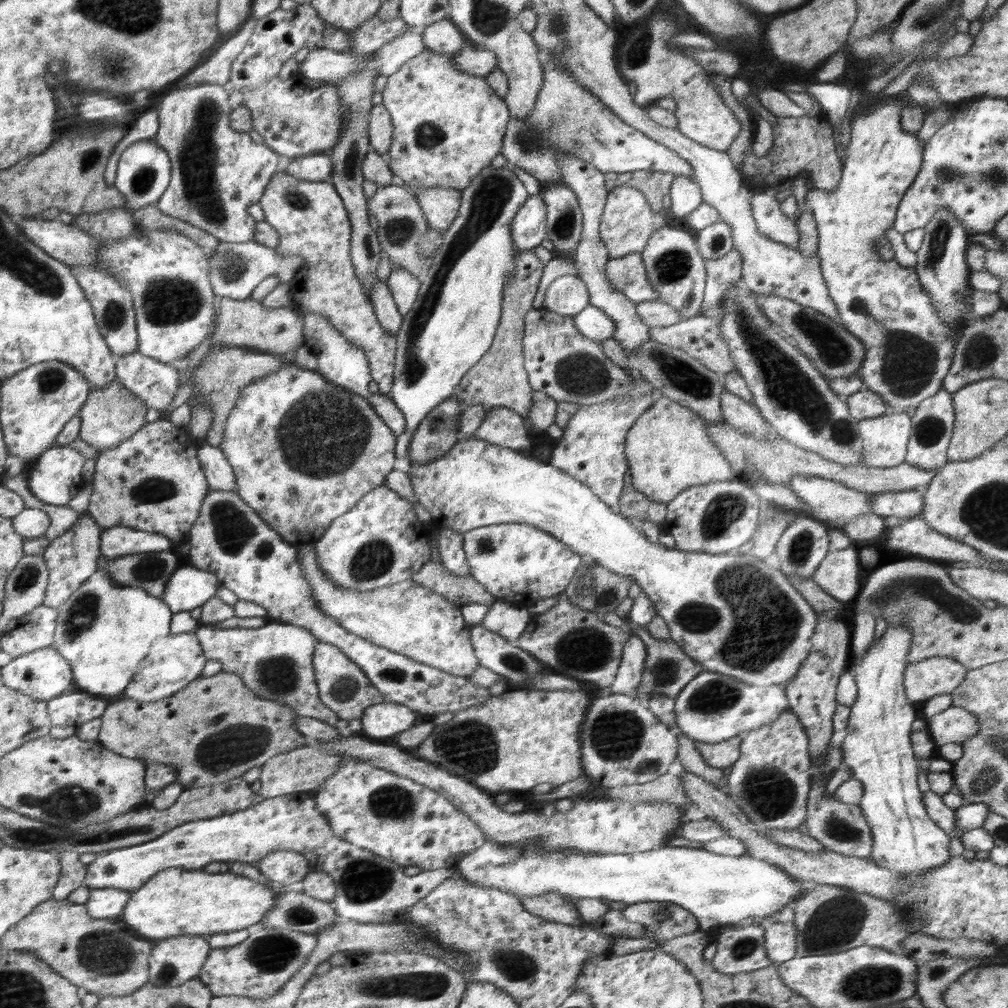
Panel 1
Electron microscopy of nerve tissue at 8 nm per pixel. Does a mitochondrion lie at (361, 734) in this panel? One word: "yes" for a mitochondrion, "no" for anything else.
no

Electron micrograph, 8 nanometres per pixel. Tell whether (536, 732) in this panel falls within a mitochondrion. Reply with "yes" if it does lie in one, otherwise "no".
no

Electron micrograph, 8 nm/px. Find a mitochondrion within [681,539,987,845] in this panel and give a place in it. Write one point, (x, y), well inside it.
(959, 610)

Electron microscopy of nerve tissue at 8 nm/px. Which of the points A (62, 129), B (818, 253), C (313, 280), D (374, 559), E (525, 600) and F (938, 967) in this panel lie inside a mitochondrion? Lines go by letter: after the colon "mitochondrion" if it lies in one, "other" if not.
A: other
B: other
C: other
D: mitochondrion
E: other
F: other

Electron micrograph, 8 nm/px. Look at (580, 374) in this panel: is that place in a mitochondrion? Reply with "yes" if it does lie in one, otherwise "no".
yes

